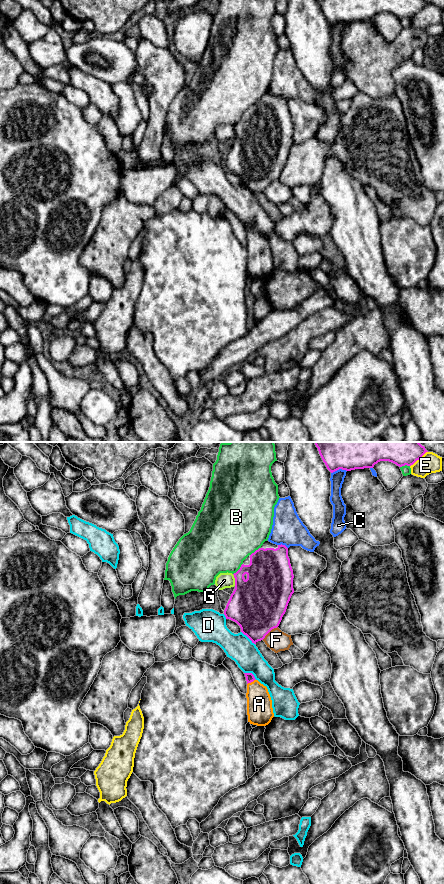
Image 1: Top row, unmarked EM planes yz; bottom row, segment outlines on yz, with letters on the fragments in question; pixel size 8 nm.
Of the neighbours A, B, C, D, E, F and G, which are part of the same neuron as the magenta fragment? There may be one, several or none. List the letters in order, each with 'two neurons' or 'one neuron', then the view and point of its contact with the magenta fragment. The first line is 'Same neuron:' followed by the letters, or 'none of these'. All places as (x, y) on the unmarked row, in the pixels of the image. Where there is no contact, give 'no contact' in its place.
Same neuron: A
A: one neuron; meets magenta in yz at (251, 233)
B: two neurons; meets magenta in yz at (239, 121)
C: two neurons; meets magenta in yz at (338, 21)
D: two neurons; meets magenta in yz at (248, 189)
E: two neurons; meets magenta in yz at (418, 11)
F: two neurons; meets magenta in yz at (269, 183)
G: two neurons; meets magenta in yz at (235, 132)

